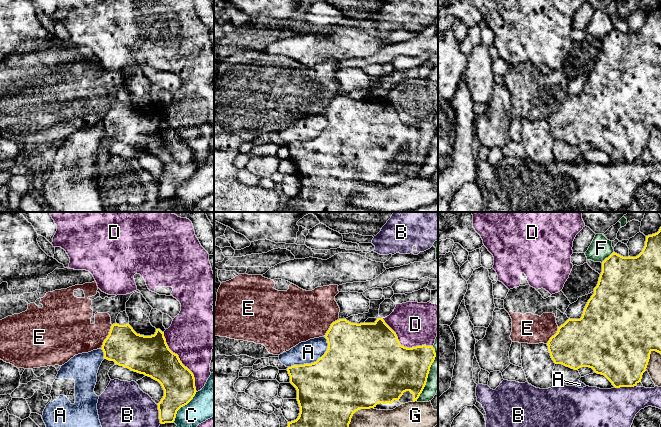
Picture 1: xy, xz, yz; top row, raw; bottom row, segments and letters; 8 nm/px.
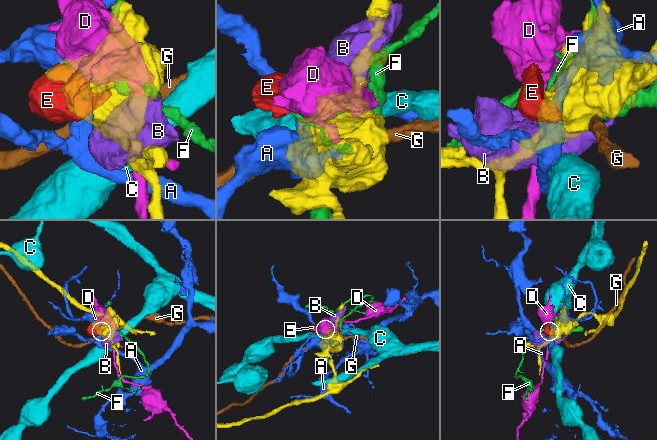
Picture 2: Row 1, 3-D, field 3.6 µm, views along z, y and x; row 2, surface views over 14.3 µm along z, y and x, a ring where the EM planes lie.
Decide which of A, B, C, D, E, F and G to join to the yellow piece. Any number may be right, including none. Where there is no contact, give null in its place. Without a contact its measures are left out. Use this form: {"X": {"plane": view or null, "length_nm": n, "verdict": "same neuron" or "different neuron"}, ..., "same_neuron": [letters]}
{"A": {"plane": "xz", "length_nm": 400, "verdict": "different neuron"}, "B": {"plane": "yz", "length_nm": 170, "verdict": "different neuron"}, "C": {"plane": "xy", "length_nm": 320, "verdict": "different neuron"}, "D": {"plane": "xz", "length_nm": 460, "verdict": "different neuron"}, "E": {"plane": "xy", "length_nm": 220, "verdict": "different neuron"}, "F": {"plane": "xz", "length_nm": 460, "verdict": "different neuron"}, "G": {"plane": "xz", "length_nm": 260, "verdict": "different neuron"}, "same_neuron": []}

